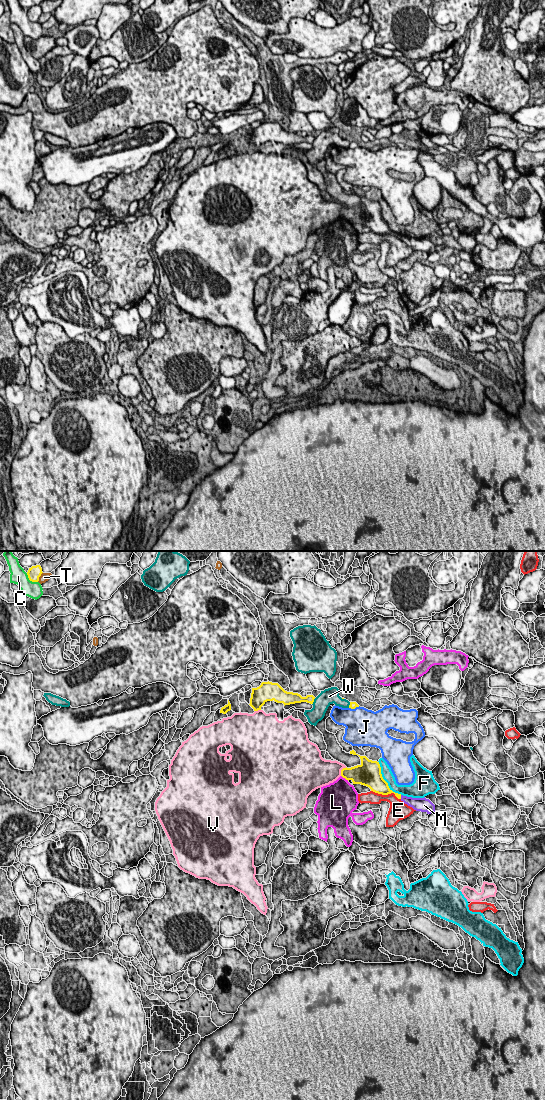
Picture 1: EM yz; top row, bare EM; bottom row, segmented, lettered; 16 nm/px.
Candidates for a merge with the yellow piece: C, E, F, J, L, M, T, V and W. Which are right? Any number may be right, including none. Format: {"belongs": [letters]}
{"belongs": []}

